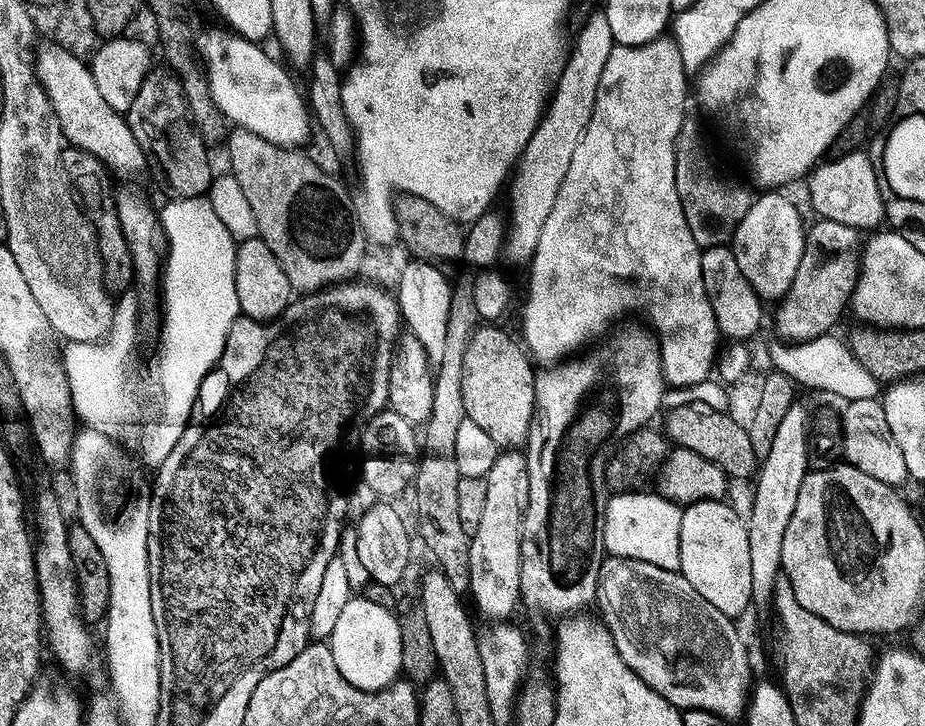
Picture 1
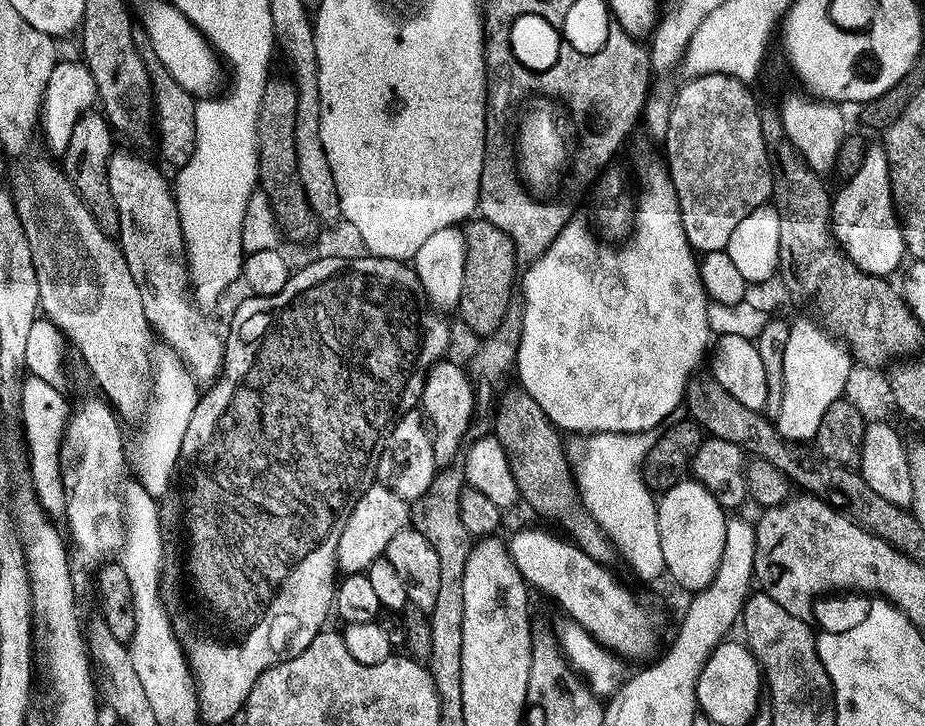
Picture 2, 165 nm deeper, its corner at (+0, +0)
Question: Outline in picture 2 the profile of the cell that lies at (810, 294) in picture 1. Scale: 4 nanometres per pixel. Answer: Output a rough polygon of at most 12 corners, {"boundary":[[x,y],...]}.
{"boundary":[[883,147],[830,204],[847,263],[891,277],[906,260]]}

